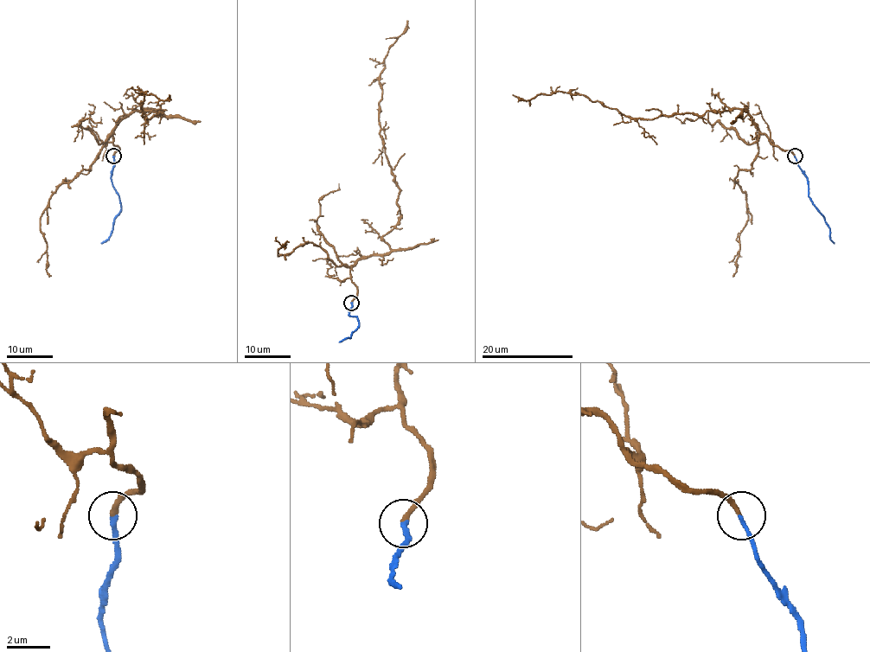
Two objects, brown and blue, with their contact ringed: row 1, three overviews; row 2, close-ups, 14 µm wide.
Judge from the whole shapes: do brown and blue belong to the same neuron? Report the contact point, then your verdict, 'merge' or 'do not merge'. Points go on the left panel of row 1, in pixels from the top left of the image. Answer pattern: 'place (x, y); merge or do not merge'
place (113, 156); merge

